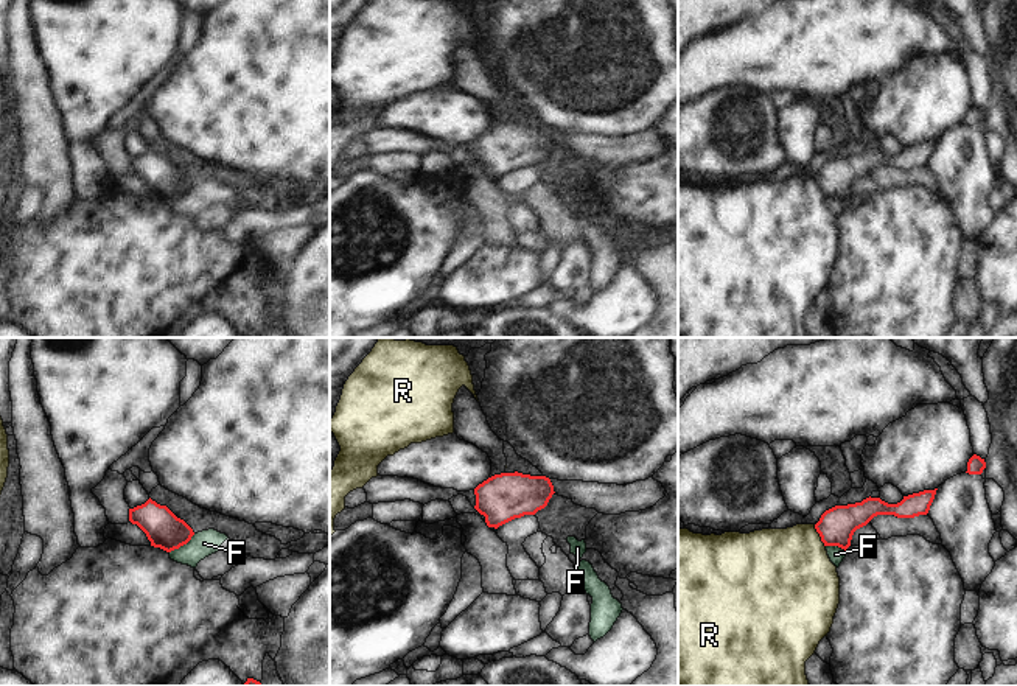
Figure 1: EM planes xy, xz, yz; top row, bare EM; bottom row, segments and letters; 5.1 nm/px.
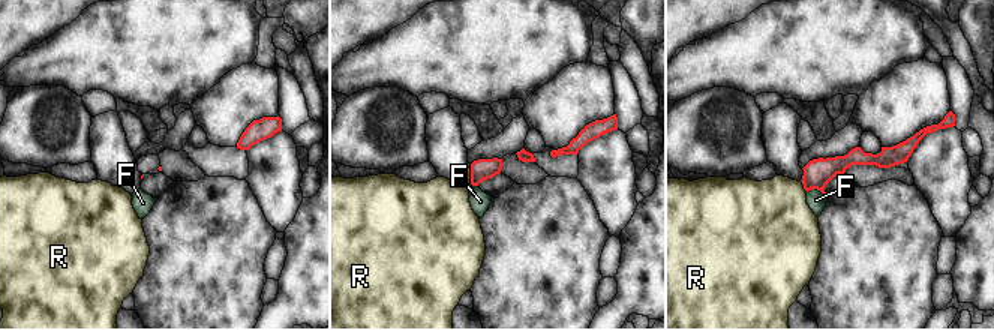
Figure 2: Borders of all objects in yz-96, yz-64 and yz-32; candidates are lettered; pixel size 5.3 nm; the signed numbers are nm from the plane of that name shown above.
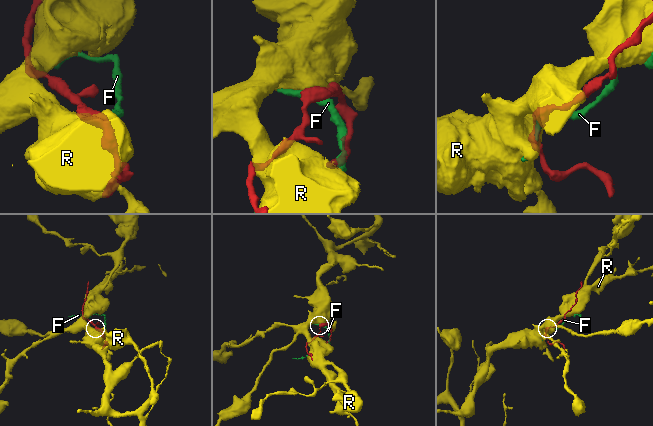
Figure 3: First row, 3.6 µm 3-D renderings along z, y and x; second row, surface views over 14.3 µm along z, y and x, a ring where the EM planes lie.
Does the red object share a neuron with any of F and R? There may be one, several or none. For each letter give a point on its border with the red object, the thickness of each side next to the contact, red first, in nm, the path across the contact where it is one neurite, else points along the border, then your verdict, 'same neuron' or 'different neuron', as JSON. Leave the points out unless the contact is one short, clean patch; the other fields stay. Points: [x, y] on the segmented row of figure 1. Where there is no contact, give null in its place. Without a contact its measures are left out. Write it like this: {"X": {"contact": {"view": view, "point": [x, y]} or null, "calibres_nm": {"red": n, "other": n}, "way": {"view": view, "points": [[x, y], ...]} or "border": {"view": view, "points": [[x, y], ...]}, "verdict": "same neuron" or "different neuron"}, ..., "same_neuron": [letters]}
{"F": {"contact": {"view": "xy", "point": [182, 545]}, "calibres_nm": {"red": 190, "other": 130}, "border": {"view": "xy", "points": [[195, 534], [170, 552]]}, "verdict": "different neuron"}, "R": {"contact": {"view": "yz", "point": [820, 535]}, "calibres_nm": {"red": 190, "other": 440}, "verdict": "different neuron"}, "same_neuron": []}

